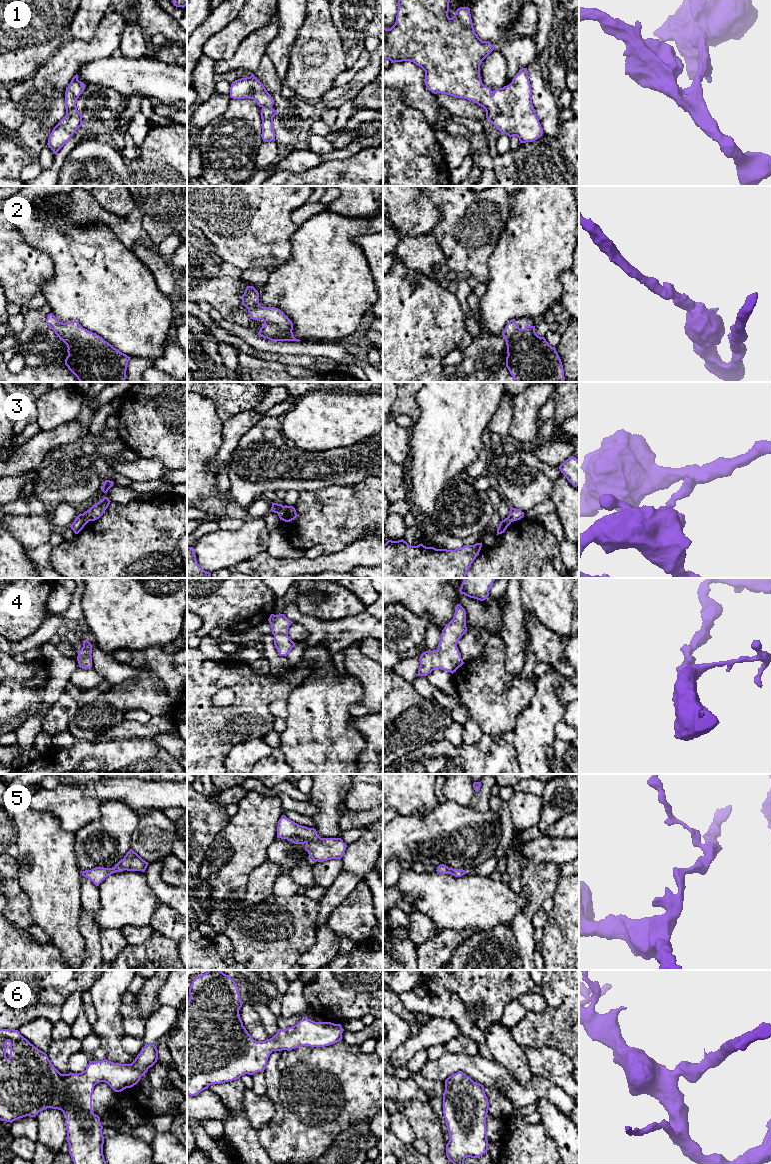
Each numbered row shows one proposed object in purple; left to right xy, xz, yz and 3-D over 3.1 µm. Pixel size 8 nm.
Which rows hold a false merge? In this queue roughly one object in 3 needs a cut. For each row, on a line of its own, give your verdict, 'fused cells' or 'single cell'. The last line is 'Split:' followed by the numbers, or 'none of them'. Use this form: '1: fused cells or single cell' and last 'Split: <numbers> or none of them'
1: single cell
2: single cell
3: fused cells
4: single cell
5: single cell
6: single cell
Split: 3

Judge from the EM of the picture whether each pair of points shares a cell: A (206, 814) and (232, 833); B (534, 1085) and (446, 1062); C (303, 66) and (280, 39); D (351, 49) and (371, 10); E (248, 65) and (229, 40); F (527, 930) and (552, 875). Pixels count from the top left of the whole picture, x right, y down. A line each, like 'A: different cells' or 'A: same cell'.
A: different cells
B: same cell
C: different cells
D: same cell
E: different cells
F: same cell

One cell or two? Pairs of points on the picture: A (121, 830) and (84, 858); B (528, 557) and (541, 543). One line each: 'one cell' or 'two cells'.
A: one cell
B: one cell

